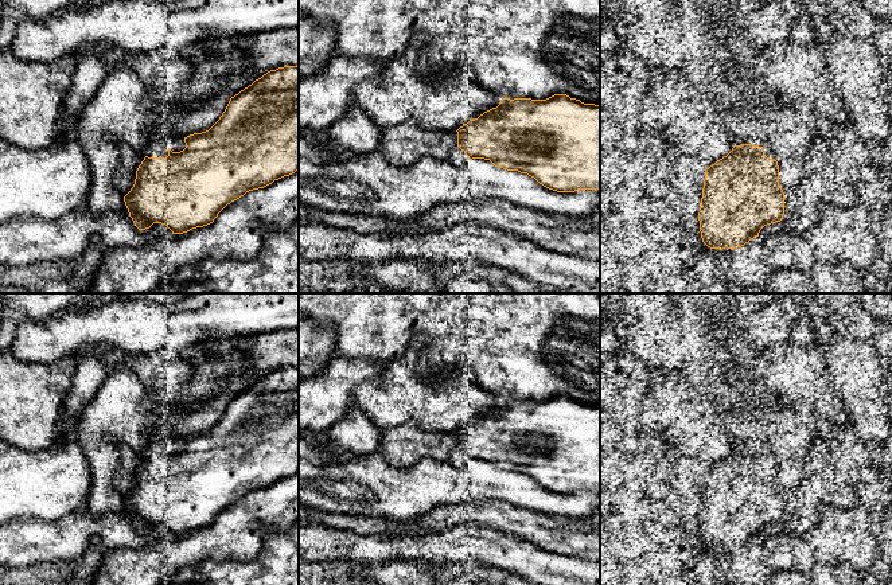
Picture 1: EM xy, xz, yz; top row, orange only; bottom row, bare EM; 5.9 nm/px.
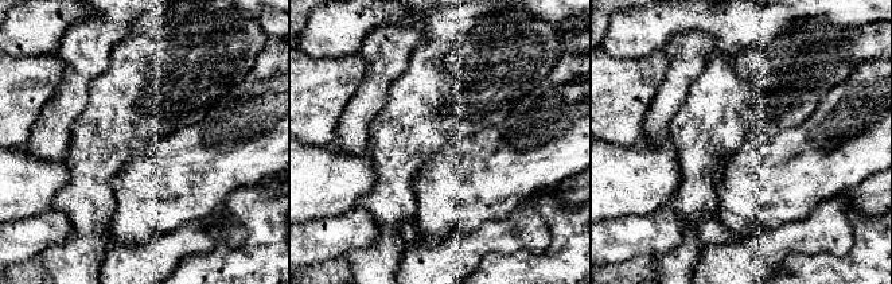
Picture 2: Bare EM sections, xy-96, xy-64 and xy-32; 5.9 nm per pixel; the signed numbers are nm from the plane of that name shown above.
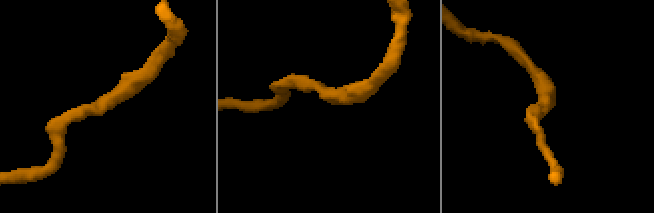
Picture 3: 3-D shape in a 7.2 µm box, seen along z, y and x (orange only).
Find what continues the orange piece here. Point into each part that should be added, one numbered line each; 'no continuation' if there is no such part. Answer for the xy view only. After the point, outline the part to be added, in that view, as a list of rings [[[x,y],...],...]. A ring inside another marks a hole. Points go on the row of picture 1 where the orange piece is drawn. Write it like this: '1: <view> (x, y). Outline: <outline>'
1: xy (156, 149). Outline: [[[151,143],[149,148],[147,151],[147,156],[148,157],[167,157],[168,156],[168,148],[160,143]]]

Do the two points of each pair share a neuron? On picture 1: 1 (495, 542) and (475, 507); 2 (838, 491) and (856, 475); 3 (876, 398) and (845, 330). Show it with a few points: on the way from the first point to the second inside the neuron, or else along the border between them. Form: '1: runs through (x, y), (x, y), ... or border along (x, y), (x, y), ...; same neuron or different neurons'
1: border along (454, 525), (462, 521), (476, 521), (515, 537); different neurons
2: border along (844, 475), (860, 504); different neurons
3: border along (837, 332), (871, 344); different neurons

